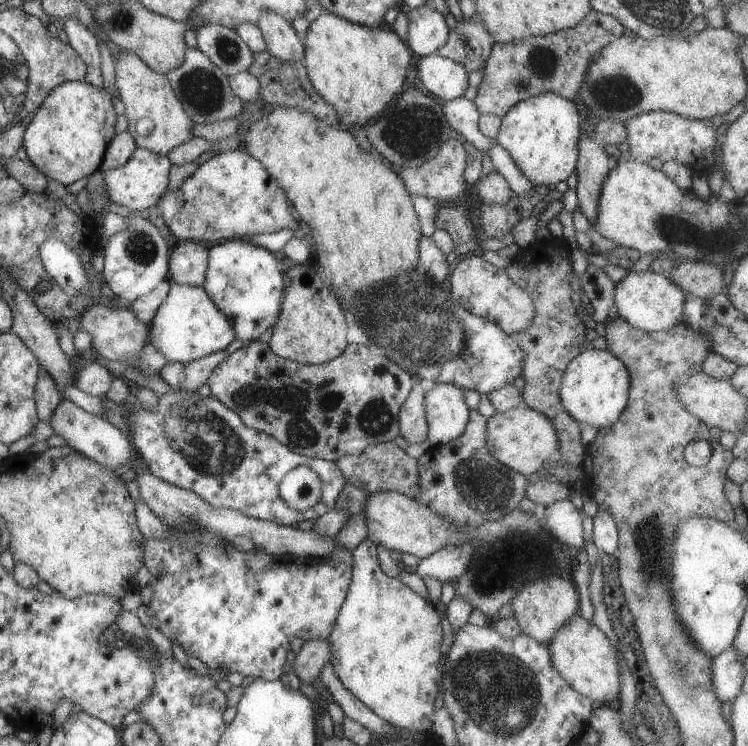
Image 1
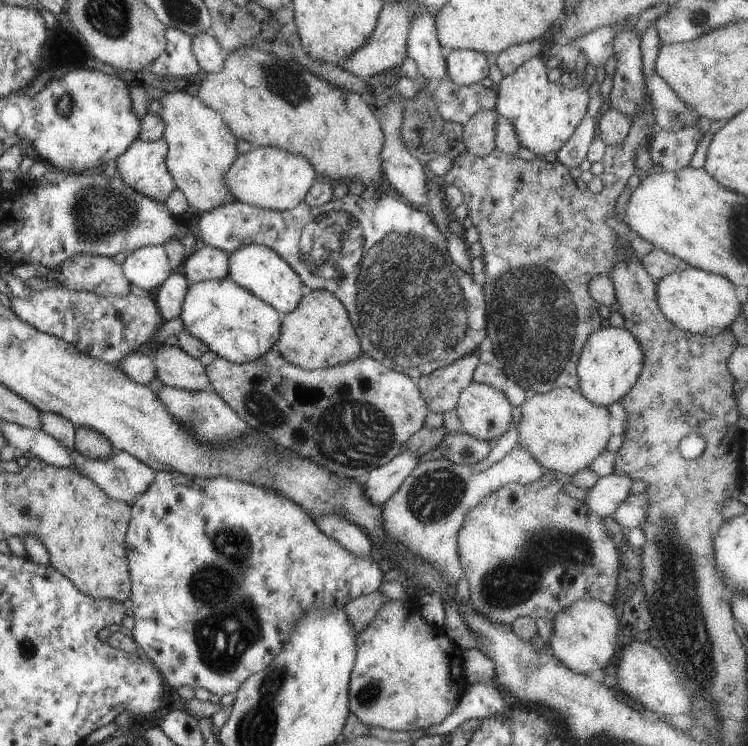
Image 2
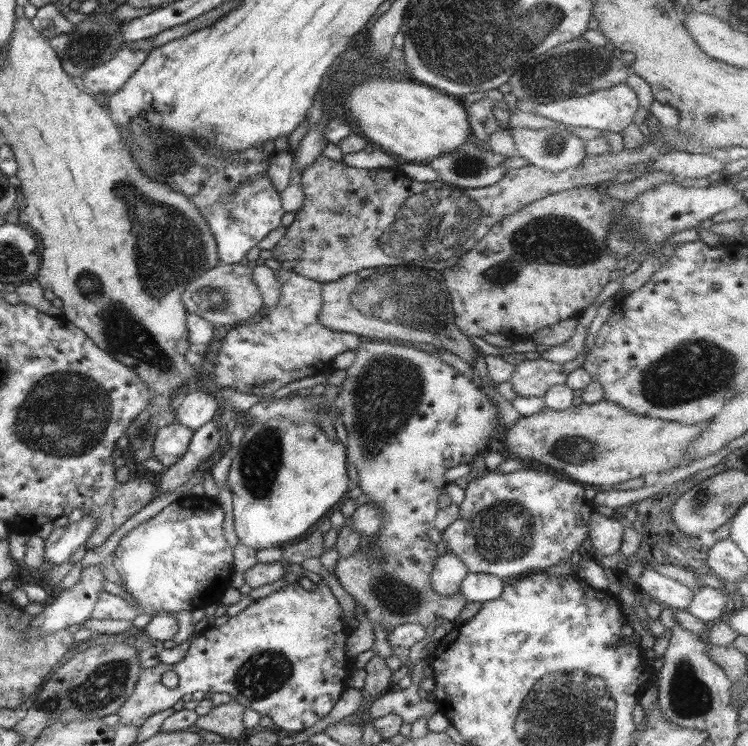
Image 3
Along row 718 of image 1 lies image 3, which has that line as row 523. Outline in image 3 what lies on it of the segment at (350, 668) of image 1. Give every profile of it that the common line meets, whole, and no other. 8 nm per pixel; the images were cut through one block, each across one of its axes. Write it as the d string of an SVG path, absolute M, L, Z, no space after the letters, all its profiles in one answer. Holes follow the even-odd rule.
M362 339L360 346L356 350L357 357L352 365L346 371L347 376L342 384L337 402L342 410L343 424L348 435L348 451L347 462L355 466L358 470L360 478L359 487L363 490L370 501L368 503L376 503L377 507L383 510L383 526L375 535L375 549L379 552L379 556L383 556L383 561L394 561L393 554L400 552L402 549L408 548L412 541L419 536L425 535L431 528L435 526L438 508L438 496L444 492L445 475L454 466L472 463L478 454L478 450L482 450L484 446L488 446L494 437L502 434L504 428L497 407L482 392L481 386L477 379L473 378L469 381L462 373L456 371L454 367L447 365L436 354L426 353L416 349L414 345L391 341L376 341Z

